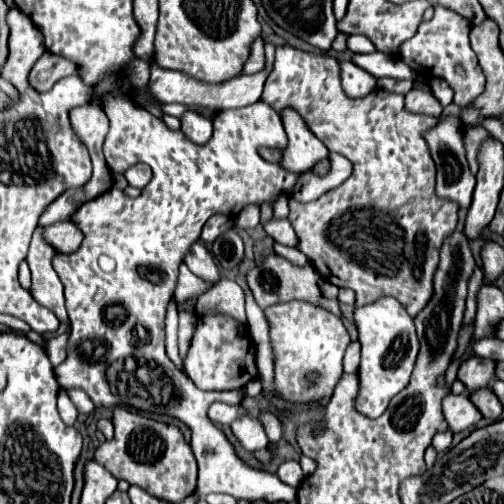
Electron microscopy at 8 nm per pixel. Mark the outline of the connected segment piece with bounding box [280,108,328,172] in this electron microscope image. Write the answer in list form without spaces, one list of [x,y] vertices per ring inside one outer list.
[[[284,108],[280,116],[288,134],[288,148],[282,160],[284,168],[290,168],[290,172],[302,172],[316,164],[316,160],[328,156],[324,142],[312,134],[306,120],[294,108]]]

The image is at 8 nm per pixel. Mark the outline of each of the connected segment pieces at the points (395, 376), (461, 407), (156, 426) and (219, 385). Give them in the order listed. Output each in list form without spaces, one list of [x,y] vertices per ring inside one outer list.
[[[380,298],[372,302],[372,306],[368,304],[364,308],[356,308],[354,320],[362,344],[362,362],[358,372],[360,396],[356,408],[370,418],[378,418],[388,408],[390,400],[408,384],[418,354],[418,338],[414,322],[396,298]]]
[[[468,392],[460,396],[450,394],[448,400],[444,400],[444,416],[448,418],[448,426],[452,432],[462,432],[482,420],[482,412],[472,404]]]
[[[124,406],[114,408],[112,422],[114,438],[100,444],[94,452],[98,464],[108,468],[118,480],[124,478],[130,484],[140,484],[146,492],[170,502],[182,502],[196,490],[196,460],[176,426],[130,412]]]
[[[202,316],[198,318],[196,334],[192,338],[190,352],[184,360],[184,372],[202,390],[238,390],[256,378],[254,346],[238,332],[236,322],[228,316]]]

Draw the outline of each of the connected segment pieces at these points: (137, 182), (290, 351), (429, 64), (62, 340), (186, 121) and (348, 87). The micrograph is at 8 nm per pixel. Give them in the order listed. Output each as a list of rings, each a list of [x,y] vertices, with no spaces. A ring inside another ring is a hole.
[[[136,164],[124,172],[126,180],[134,188],[144,188],[144,184],[152,178],[152,170],[146,164]]]
[[[304,300],[274,304],[264,310],[274,352],[274,396],[290,404],[310,404],[332,396],[342,376],[342,358],[350,336],[338,316]]]
[[[436,4],[434,18],[430,22],[422,22],[418,32],[398,48],[400,60],[408,64],[414,72],[428,78],[446,80],[448,86],[454,90],[454,102],[460,108],[468,108],[484,92],[484,84],[486,84],[476,54],[470,48],[470,40],[468,40],[470,28],[472,24],[468,18],[460,16],[458,12],[452,12],[450,8]]]
[[[60,334],[46,342],[46,354],[54,366],[58,366],[66,358],[66,340],[68,340],[68,334]]]
[[[188,110],[182,116],[182,132],[196,144],[206,144],[214,132],[212,126],[212,118],[204,116],[202,112],[196,110]]]
[[[342,60],[342,88],[348,96],[366,96],[376,88],[376,78],[366,70],[354,66],[350,60]]]

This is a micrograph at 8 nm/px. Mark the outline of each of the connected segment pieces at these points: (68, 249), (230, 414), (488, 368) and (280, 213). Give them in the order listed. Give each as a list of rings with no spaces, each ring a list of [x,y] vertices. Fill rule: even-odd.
[[[72,222],[46,226],[46,236],[48,236],[48,242],[52,242],[52,246],[56,246],[62,254],[76,252],[76,248],[84,240],[84,232]]]
[[[216,402],[208,410],[208,418],[212,418],[214,422],[220,422],[220,424],[232,424],[234,420],[238,420],[238,418],[242,418],[246,414],[248,414],[248,408],[244,404],[230,406],[230,404]]]
[[[470,356],[462,362],[458,370],[458,380],[470,390],[476,392],[480,388],[488,388],[488,384],[496,378],[496,362],[480,356]]]
[[[282,194],[274,204],[272,204],[274,217],[282,219],[287,218],[289,214],[288,197],[286,194]]]

